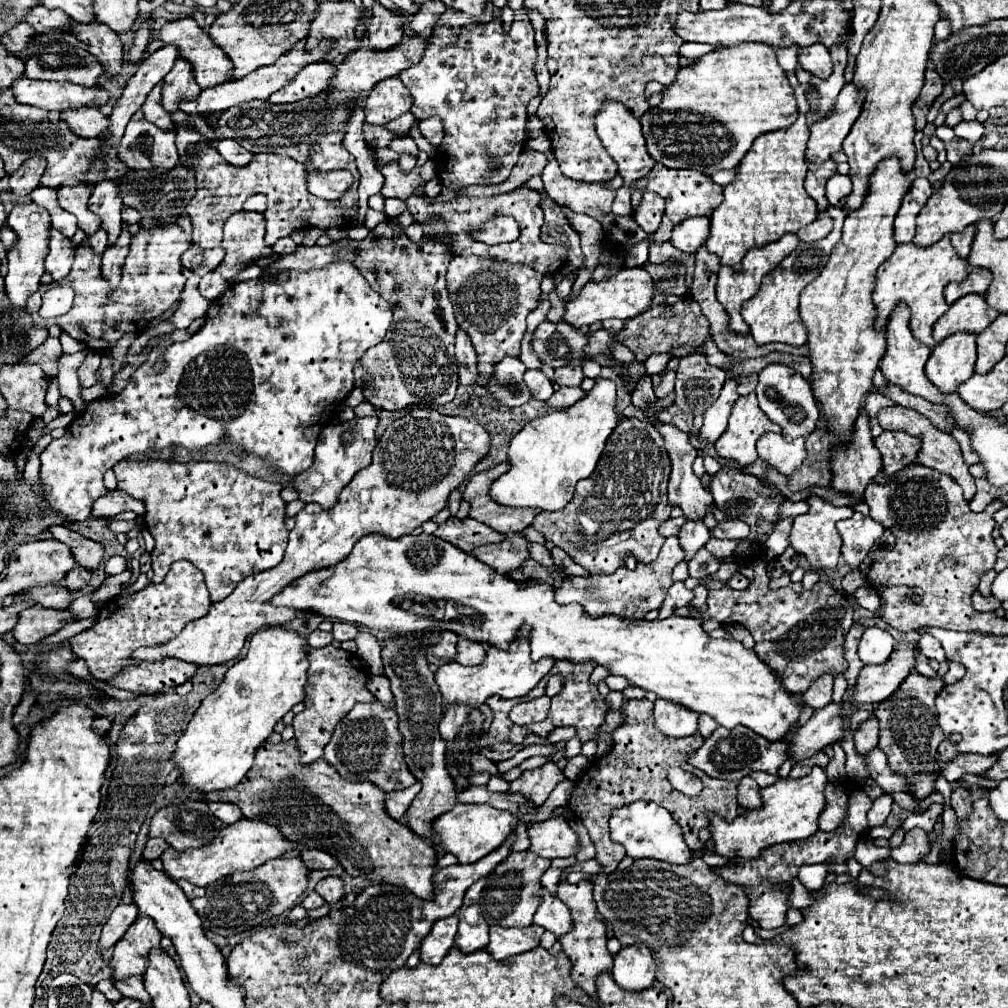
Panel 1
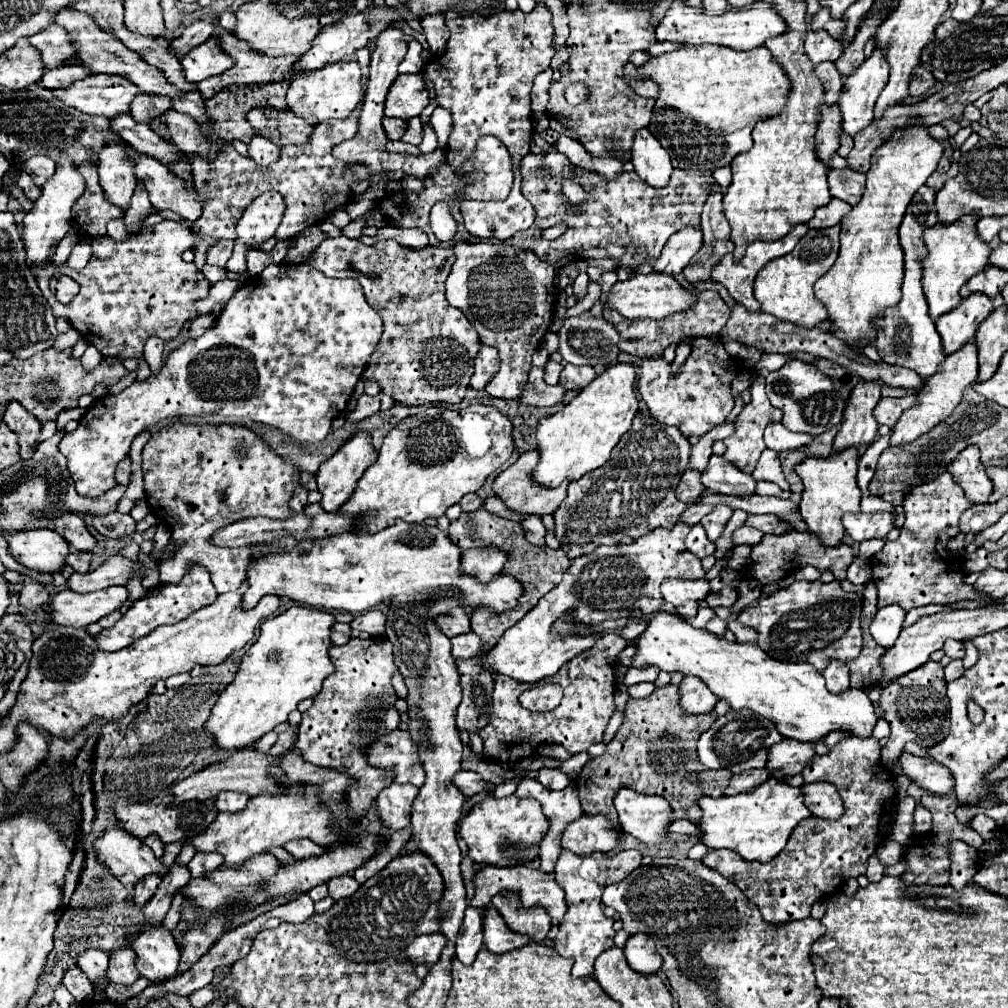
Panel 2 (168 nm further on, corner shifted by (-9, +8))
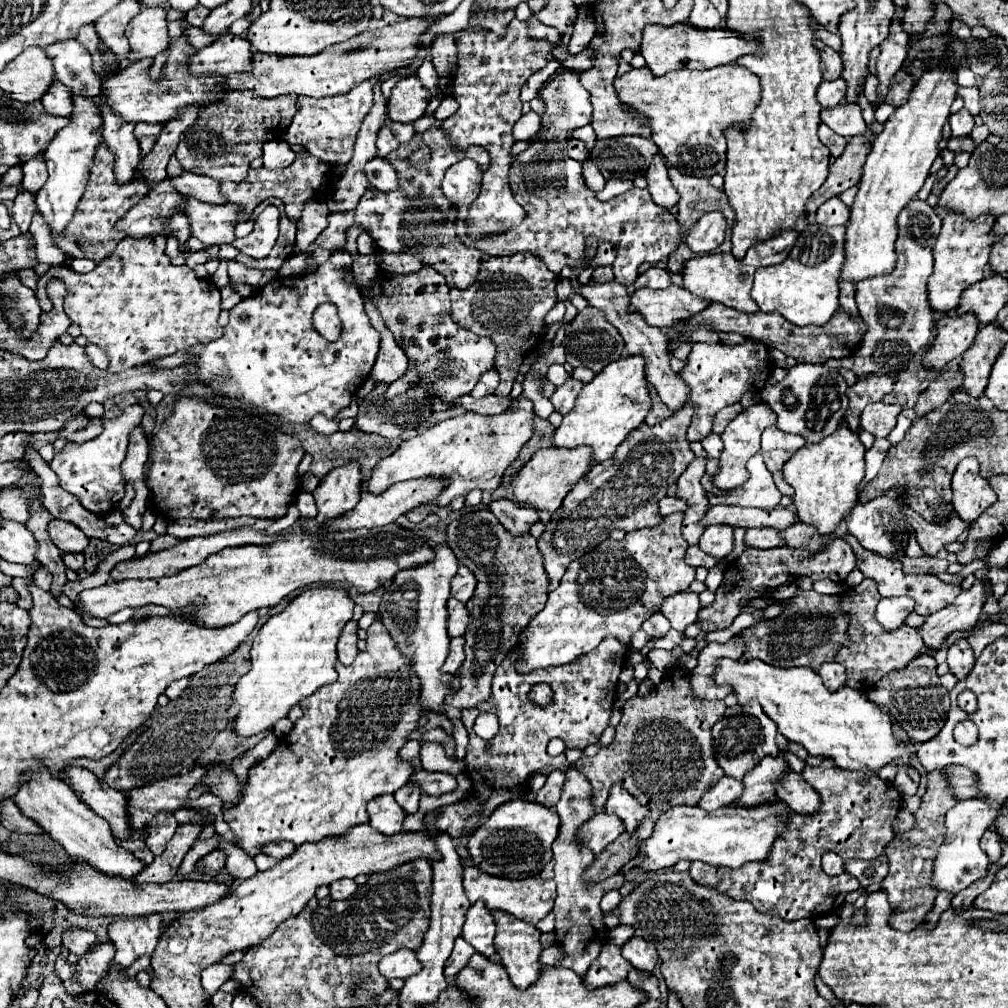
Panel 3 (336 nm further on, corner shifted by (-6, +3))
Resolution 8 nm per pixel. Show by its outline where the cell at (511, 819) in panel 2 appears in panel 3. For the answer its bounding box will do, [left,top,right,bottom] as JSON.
[468,801,558,879]

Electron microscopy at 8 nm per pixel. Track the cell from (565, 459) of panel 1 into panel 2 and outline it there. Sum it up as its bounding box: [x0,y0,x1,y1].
[533,364,639,486]

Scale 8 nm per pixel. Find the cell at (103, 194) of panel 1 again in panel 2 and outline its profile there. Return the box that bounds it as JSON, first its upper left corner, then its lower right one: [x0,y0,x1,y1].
[99,142,137,210]

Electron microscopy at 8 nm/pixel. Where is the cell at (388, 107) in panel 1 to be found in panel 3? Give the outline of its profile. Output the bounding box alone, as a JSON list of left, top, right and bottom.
[388,75,432,123]

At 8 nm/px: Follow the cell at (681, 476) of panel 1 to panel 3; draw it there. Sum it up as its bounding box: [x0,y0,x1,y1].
[700,525,734,559]

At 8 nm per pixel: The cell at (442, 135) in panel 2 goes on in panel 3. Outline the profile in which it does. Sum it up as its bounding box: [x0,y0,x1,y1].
[434,97,456,119]

